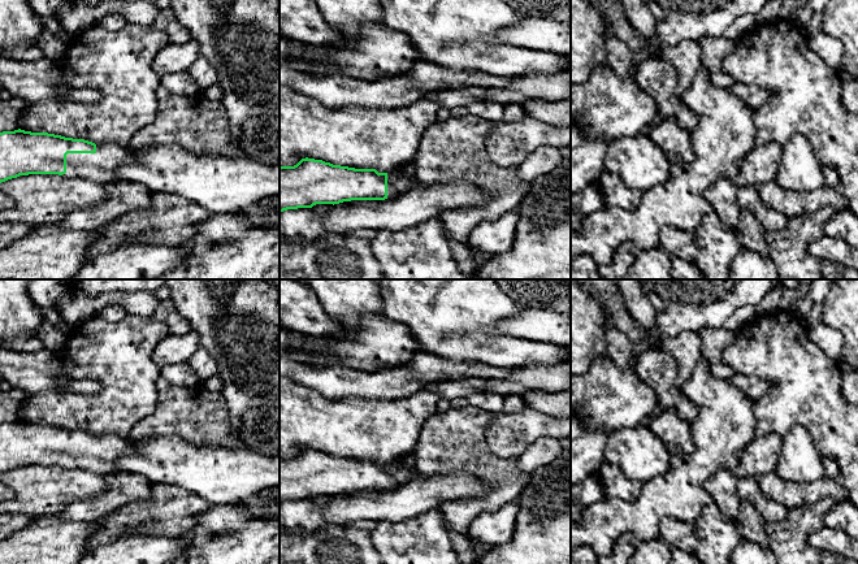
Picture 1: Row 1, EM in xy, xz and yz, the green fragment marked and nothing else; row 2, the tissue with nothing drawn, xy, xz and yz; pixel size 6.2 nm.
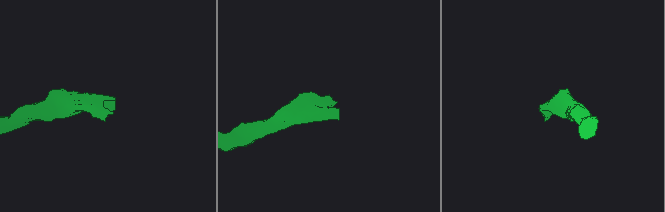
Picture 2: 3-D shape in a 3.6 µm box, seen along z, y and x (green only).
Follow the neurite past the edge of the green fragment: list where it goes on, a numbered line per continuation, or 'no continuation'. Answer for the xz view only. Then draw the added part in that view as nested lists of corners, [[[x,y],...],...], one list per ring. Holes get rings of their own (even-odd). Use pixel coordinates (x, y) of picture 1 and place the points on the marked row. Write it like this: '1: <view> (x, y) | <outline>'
1: xz (398, 183) | [[[400,168],[387,173],[387,199],[399,196],[413,187],[413,181],[403,175]]]

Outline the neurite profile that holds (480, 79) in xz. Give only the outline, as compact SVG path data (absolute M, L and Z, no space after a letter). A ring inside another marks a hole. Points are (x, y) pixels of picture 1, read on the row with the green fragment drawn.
M432 61L416 62L404 75L360 81L338 71L315 75L280 64L280 86L311 97L328 108L360 107L368 109L407 108L424 100L426 94L462 87L504 87L512 78L484 73L464 73Z

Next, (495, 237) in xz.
M517 208L494 221L480 222L467 243L482 253L504 253L512 248L519 221Z

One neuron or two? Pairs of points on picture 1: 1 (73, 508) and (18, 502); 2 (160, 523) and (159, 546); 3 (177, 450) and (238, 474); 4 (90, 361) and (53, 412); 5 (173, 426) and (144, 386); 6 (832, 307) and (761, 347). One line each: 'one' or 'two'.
1: two
2: two
3: one
4: one
5: two
6: two

